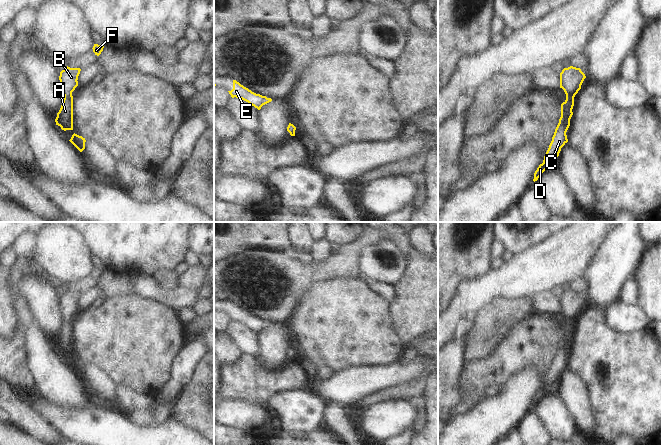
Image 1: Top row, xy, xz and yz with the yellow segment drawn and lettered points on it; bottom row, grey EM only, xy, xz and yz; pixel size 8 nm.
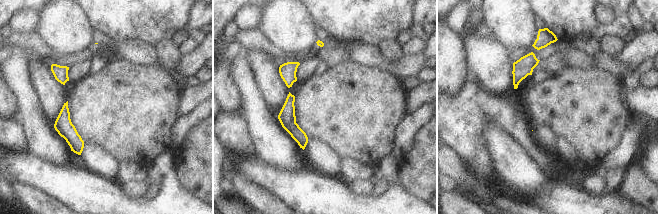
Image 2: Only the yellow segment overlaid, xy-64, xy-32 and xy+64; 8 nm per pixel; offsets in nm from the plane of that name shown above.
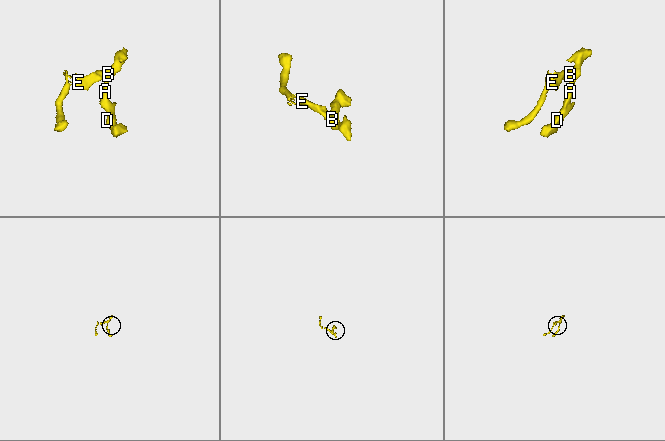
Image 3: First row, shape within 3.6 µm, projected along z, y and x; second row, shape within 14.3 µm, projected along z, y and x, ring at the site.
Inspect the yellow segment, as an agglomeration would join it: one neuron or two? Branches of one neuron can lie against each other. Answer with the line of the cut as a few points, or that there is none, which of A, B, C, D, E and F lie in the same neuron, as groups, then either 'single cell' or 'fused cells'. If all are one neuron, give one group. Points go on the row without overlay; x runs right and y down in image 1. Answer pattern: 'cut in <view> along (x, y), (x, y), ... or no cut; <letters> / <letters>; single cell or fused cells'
no cut; A B C D E F; single cell

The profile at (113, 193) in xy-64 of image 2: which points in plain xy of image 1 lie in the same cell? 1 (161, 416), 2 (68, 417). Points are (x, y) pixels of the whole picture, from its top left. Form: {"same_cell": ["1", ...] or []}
{"same_cell": ["2"]}

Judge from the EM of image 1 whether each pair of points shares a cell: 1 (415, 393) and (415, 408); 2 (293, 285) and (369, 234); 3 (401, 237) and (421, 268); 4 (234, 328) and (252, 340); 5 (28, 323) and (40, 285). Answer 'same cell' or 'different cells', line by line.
1: different cells
2: same cell
3: different cells
4: same cell
5: different cells

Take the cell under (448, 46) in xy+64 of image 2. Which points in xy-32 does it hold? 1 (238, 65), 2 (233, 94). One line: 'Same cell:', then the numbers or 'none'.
Same cell: 2

